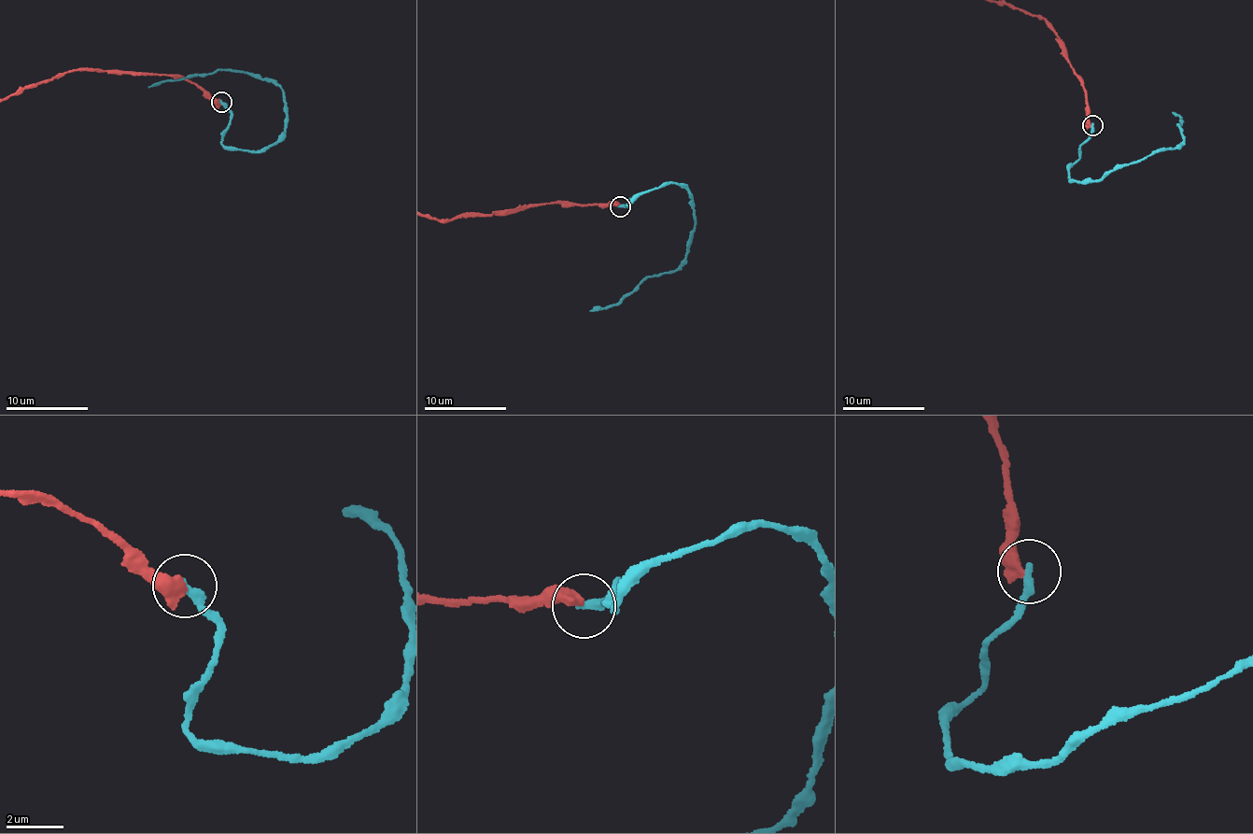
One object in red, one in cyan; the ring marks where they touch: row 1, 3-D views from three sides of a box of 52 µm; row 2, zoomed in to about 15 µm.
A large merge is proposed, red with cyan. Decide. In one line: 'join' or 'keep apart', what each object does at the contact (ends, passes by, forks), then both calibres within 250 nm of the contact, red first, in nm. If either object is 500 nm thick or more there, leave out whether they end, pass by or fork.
keep apart; red ends there; cyan ends there; 440 nm thick on the red side, 340 nm on the other

